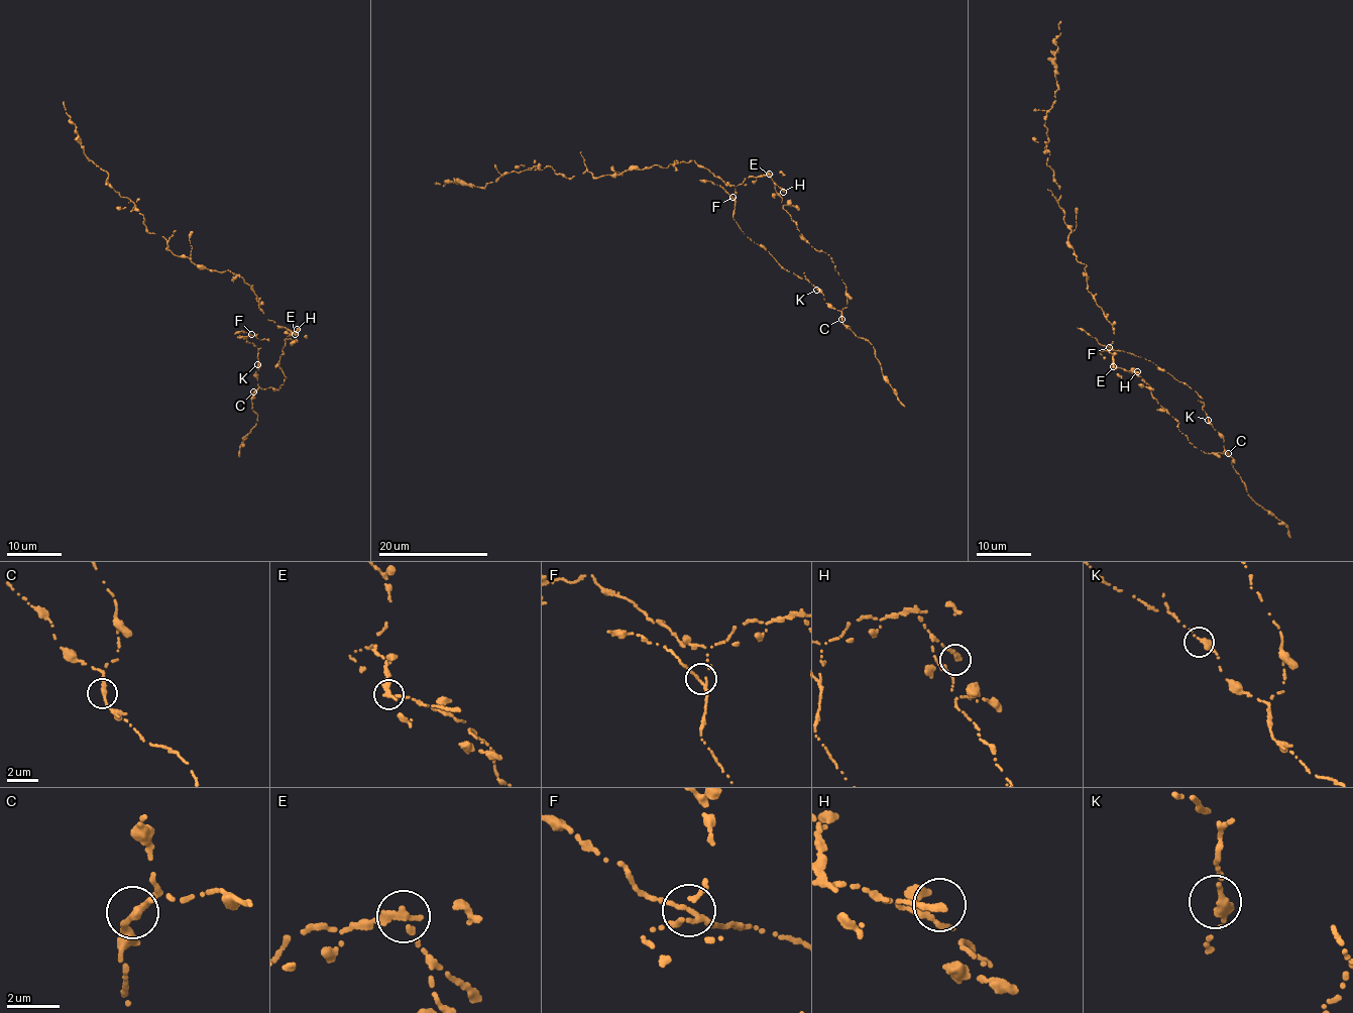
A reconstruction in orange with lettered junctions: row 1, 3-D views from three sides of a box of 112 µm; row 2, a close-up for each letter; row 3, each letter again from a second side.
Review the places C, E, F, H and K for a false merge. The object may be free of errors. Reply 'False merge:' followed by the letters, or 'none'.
False merge: E

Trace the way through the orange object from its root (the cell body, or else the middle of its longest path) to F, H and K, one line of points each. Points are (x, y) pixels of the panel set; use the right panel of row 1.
F: (1114, 365), (1145, 380), (1195, 446), (1224, 454), (1223, 436), (1209, 422), (1203, 398), (1145, 358), (1109, 347)
H: (1114, 365), (1137, 371)
K: (1114, 365), (1145, 380), (1151, 396), (1175, 419), (1195, 446), (1206, 453), (1224, 454), (1223, 436), (1208, 420)

